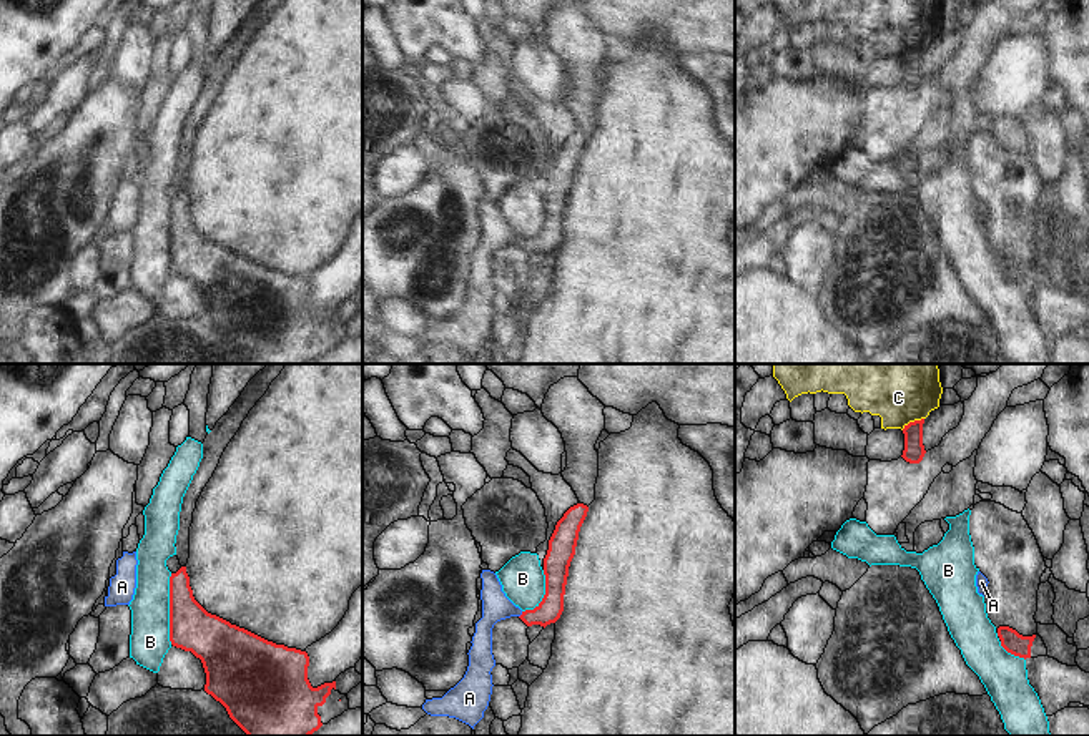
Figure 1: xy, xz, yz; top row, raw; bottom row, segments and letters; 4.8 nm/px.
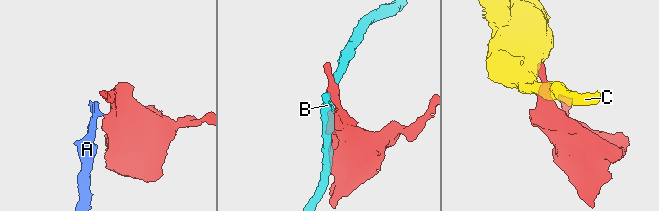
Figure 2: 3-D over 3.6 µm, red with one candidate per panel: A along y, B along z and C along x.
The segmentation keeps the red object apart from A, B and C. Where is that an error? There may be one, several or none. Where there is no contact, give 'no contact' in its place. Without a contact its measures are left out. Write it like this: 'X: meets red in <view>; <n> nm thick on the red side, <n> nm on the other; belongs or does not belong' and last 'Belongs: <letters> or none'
A: meets red in xz; 120 nm thick on the red side, 140 nm on the other; belongs
B: meets red in xy; 220 nm thick on the red side, 190 nm on the other; does not belong
C: meets red in yz; 100 nm thick on the red side, 260 nm on the other; does not belong
Belongs: A

